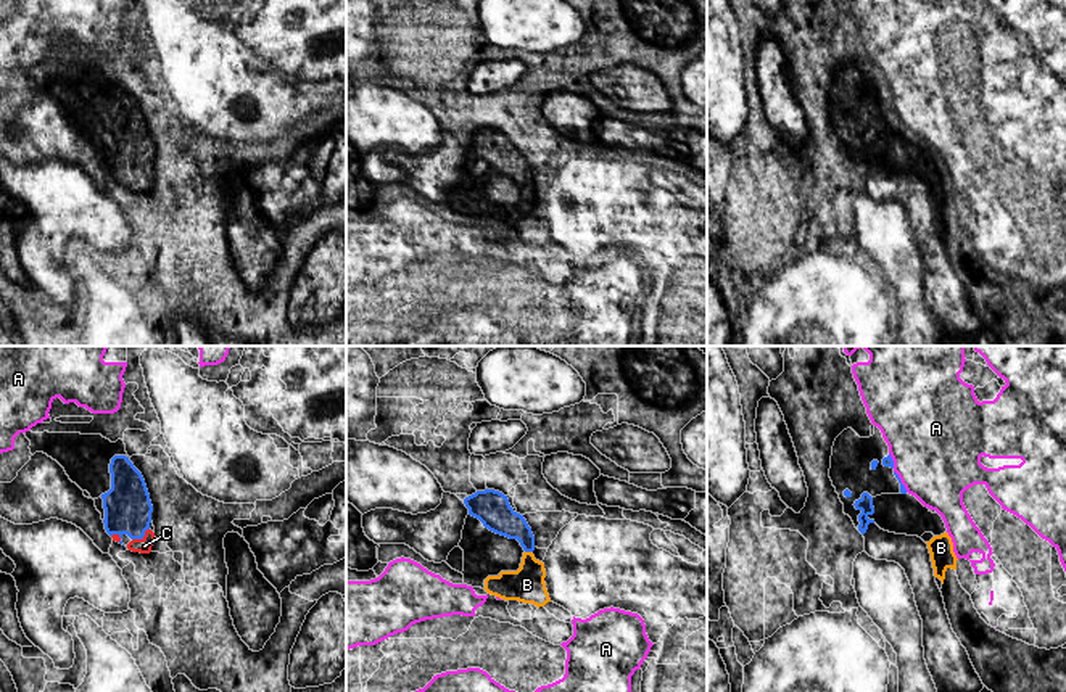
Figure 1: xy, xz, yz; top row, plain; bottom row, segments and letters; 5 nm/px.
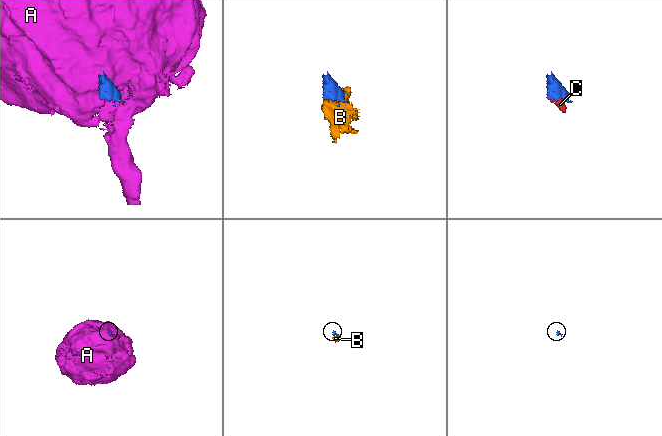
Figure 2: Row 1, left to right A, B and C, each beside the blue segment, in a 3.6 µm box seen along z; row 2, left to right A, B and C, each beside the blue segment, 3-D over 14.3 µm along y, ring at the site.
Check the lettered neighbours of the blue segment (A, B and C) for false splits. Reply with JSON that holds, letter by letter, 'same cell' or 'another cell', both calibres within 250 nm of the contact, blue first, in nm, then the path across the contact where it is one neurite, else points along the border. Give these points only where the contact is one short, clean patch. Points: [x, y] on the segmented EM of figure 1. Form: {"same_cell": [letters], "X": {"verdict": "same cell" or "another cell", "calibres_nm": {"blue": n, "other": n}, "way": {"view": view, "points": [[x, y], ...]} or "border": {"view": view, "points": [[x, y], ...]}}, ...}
{"same_cell": ["B", "C"], "A": {"verdict": "another cell", "calibres_nm": {"blue": 30, "other": 460}, "border": {"view": "yz", "points": [[894, 470], [907, 491]]}}, "B": {"verdict": "same cell", "calibres_nm": {"blue": 160, "other": 180}, "way": {"view": "xz", "points": [[496, 514], [527, 541], [528, 551], [527, 584]]}}, "C": {"verdict": "same cell", "calibres_nm": {"blue": 240, "other": 80}, "way": {"view": "xy", "points": [[128, 509], [140, 538], [144, 546]]}}}

